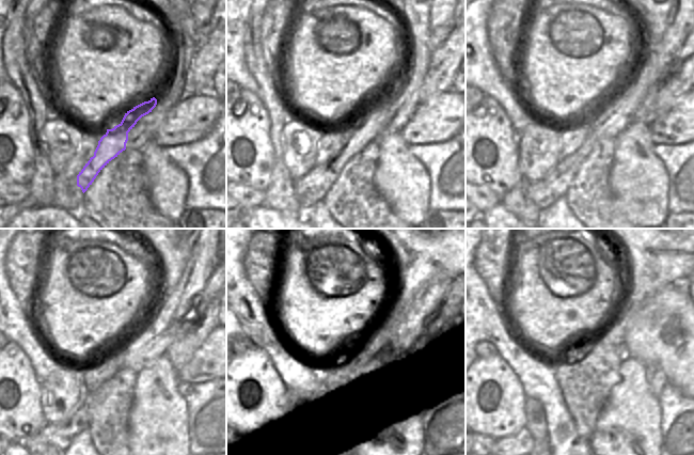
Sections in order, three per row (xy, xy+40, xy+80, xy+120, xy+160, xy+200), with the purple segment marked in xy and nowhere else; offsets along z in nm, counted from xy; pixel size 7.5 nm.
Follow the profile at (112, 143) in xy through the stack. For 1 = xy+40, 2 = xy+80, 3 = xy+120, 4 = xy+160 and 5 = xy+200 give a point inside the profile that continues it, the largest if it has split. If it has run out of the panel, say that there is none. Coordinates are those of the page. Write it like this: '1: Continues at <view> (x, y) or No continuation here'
1: Continues at xy+40 (312, 188)
2: Continues at xy+80 (618, 112)
3: Continues at xy+120 (153, 338)
4: Continues at xy+160 (382, 340)
5: Continues at xy+200 (520, 444).

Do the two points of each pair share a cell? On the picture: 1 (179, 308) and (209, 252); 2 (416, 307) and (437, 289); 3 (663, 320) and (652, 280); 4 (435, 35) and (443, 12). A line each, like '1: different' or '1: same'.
1: same
2: same
3: different
4: same

